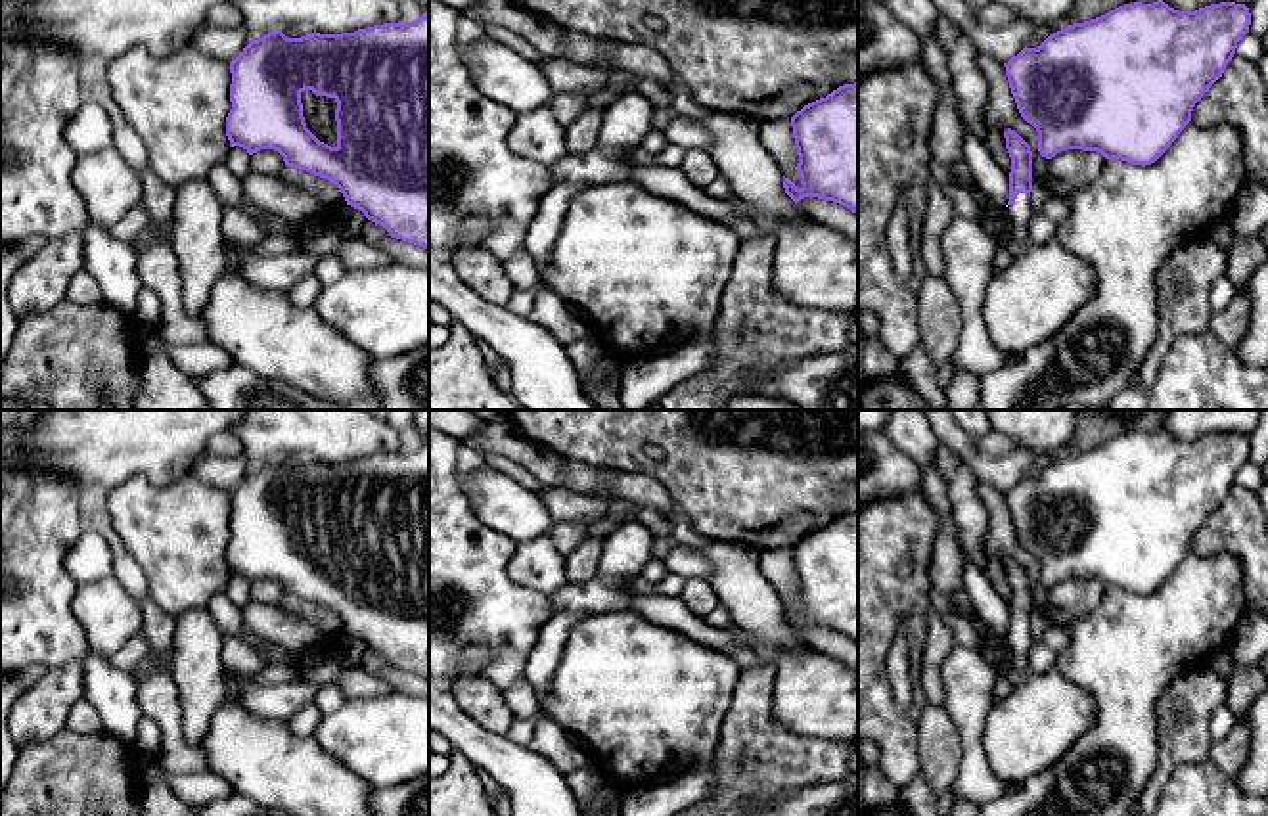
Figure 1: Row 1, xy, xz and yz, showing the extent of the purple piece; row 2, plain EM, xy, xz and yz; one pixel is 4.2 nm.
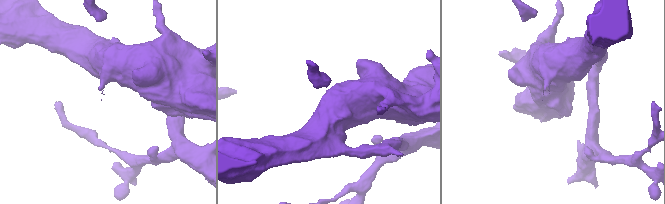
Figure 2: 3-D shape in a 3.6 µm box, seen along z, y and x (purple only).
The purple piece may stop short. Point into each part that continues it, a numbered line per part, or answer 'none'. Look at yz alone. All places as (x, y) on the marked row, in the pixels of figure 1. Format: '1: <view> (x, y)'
1: yz (1019, 213)

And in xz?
none

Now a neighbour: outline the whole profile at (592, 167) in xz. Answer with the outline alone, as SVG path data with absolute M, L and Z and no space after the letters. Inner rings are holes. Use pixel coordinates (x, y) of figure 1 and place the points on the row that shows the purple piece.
M594 147L582 155L567 153L548 169L552 186L559 182L601 184L636 180L657 195L684 203L707 218L728 224L741 243L764 236L749 216L736 213L726 201L711 197L703 188L691 184L680 167L634 167Z

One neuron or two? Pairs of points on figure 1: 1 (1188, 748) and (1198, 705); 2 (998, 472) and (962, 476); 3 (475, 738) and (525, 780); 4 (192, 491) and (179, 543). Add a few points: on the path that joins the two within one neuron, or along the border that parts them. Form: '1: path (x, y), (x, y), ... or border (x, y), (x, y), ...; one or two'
1: path (1188, 738), (1194, 715); one
2: border (960, 464), (979, 479); two
3: path (487, 749), (514, 769); one
4: path (188, 504), (188, 521), (182, 529); one

